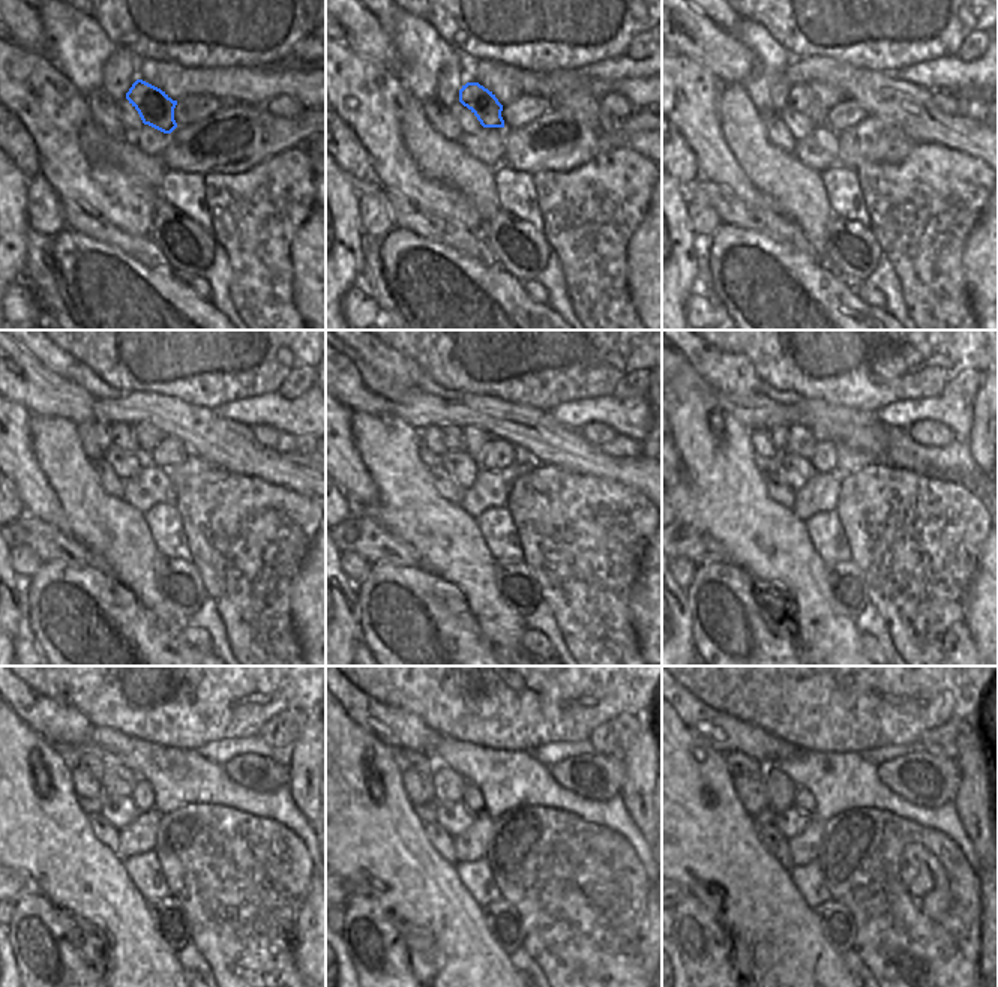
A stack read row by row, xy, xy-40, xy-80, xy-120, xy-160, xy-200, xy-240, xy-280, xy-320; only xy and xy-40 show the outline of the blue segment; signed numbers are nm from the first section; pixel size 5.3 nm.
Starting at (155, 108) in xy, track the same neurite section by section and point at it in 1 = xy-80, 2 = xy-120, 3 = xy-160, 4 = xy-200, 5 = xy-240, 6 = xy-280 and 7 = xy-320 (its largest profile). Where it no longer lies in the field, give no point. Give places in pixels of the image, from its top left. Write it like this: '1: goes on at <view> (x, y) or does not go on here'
1: goes on at xy-80 (802, 99)
2: goes on at xy-120 (122, 434)
3: goes on at xy-160 (452, 434)
4: goes on at xy-200 (779, 434)
5: goes on at xy-240 (87, 758)
6: goes on at xy-280 (425, 764)
7: goes on at xy-320 (737, 764)

